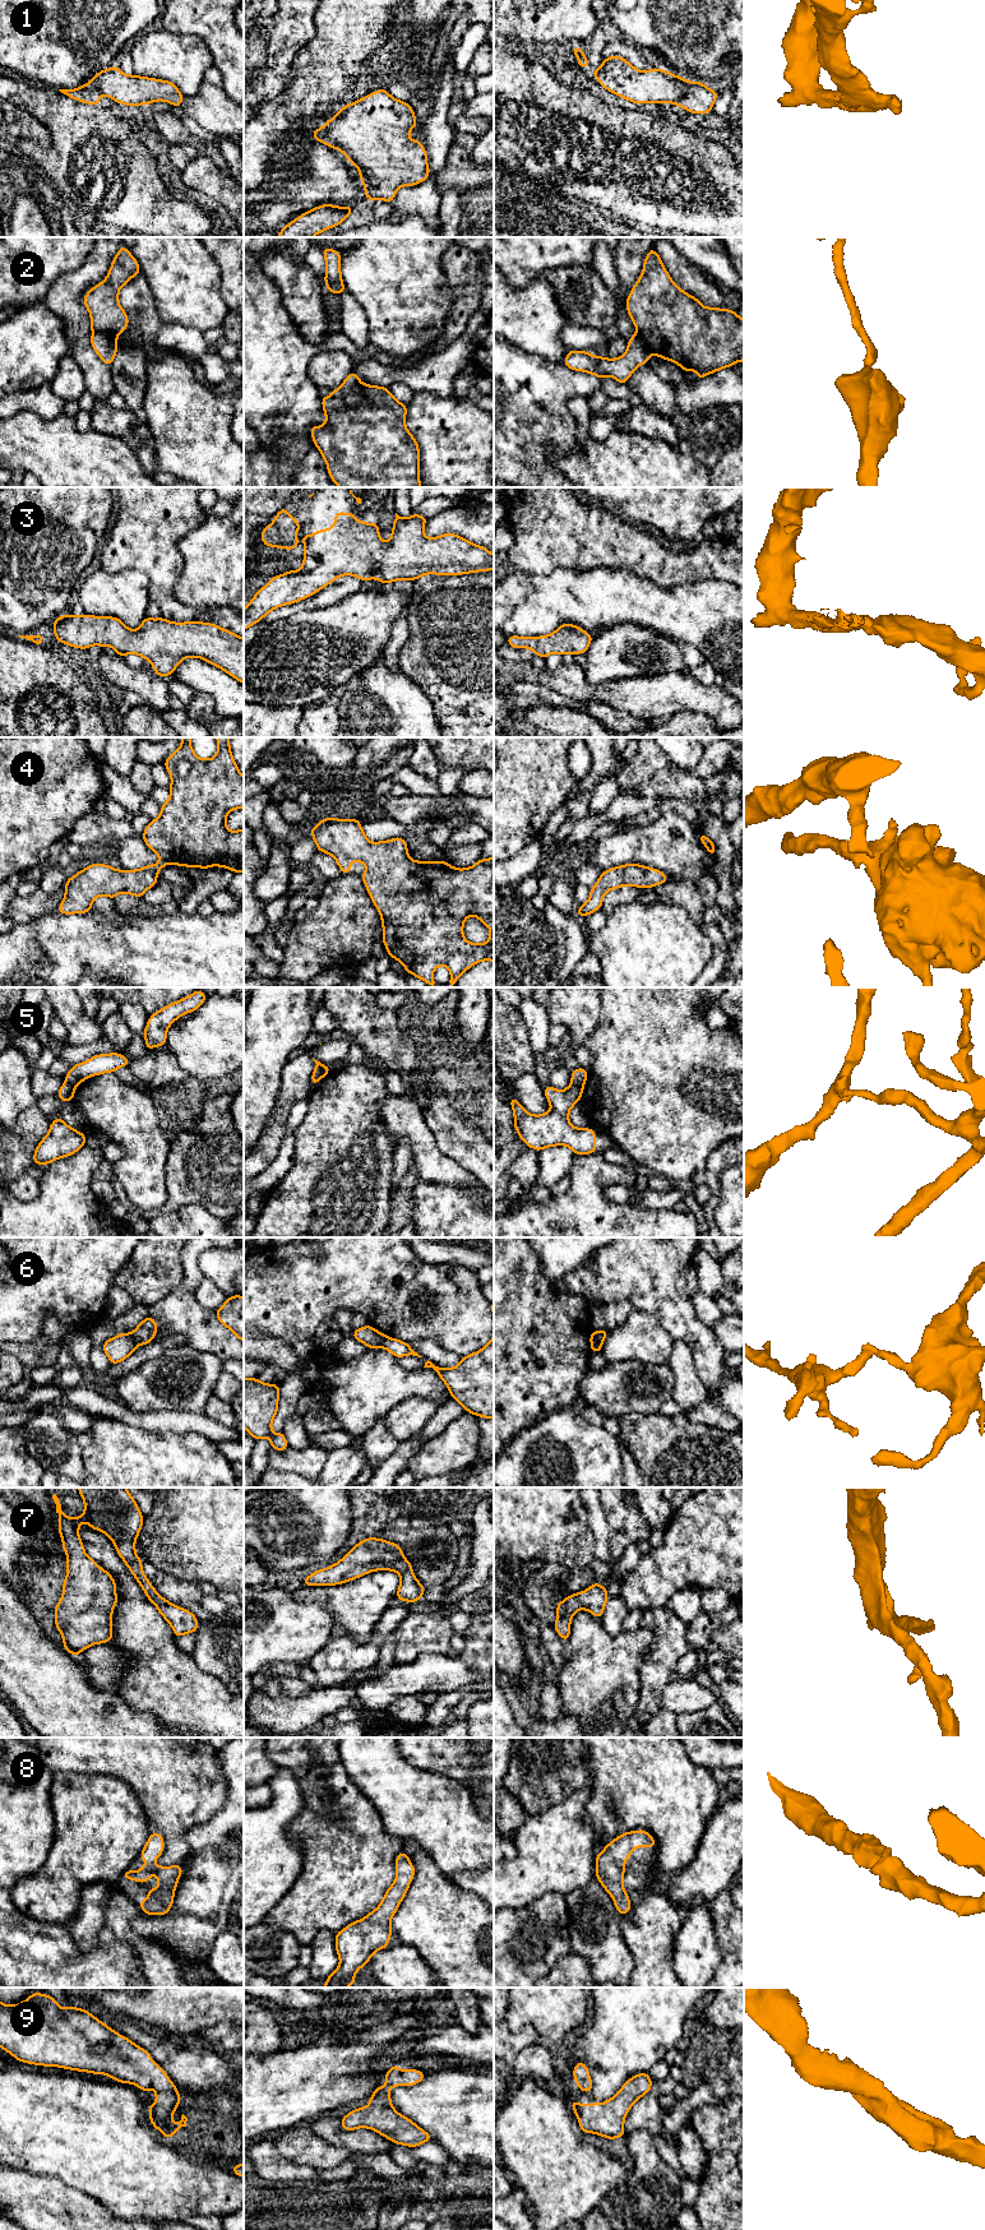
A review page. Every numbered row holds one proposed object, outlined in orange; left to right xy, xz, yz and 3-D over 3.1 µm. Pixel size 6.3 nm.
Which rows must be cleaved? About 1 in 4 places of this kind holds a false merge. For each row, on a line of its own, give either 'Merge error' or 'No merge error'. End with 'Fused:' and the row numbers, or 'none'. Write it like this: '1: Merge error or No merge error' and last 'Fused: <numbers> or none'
1: No merge error
2: Merge error
3: No merge error
4: No merge error
5: Merge error
6: Merge error
7: No merge error
8: No merge error
9: No merge error
Fused: 2, 5, 6

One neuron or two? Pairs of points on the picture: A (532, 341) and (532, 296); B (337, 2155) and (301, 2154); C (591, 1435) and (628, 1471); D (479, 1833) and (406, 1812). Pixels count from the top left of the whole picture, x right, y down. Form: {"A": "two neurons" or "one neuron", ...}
{"A": "one neuron", "B": "one neuron", "C": "two neurons", "D": "one neuron"}

